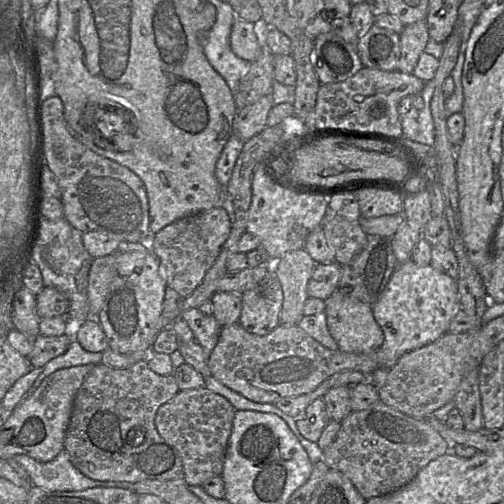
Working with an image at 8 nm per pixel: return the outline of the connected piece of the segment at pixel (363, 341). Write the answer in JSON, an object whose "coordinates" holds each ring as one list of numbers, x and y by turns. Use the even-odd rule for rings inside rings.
{"coordinates":[[337,289,325,300,325,305,327,326,340,351,366,354,376,352,381,347,384,334,374,318,372,305,363,303]]}

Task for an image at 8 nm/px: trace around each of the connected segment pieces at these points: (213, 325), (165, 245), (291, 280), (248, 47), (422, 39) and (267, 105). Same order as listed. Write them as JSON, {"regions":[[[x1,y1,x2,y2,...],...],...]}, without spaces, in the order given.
{"regions":[[[191,308,181,313,183,319,194,334,194,339,210,355,216,346,221,331,221,325,212,316,204,315,198,308]],[[214,207,176,220,150,236,149,247,159,260,159,274,166,286,182,298,191,295,203,281,220,254,231,231,231,222,222,207]],[[305,249,287,252,273,262,273,272,283,292,280,324,297,324,303,316,304,304,309,297,308,282,316,264]],[[236,19,230,34,230,46,234,54,248,62,257,60,264,45,254,32,251,22]],[[426,20,406,25,400,34,400,58,397,71,412,73,429,39]],[[271,93,239,109,232,124,232,134,246,142,262,132,267,127,268,114,273,106]]]}

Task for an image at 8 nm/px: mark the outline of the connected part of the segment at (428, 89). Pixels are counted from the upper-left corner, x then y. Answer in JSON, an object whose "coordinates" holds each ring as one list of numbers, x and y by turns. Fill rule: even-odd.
{"coordinates":[[434,79,425,82,420,93,424,101,424,107,421,110,417,110,411,106,410,110,401,116,402,137,425,145,434,146,435,130,430,109,430,102,434,90]]}

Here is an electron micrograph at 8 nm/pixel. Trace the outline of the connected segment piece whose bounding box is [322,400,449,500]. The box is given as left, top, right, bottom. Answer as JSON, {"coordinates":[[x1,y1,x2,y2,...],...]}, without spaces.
{"coordinates":[[380,400,366,410,352,411,340,425,334,442,323,450,322,461,348,477,365,500,410,483,422,468,449,449,447,441,426,419,408,416]]}

